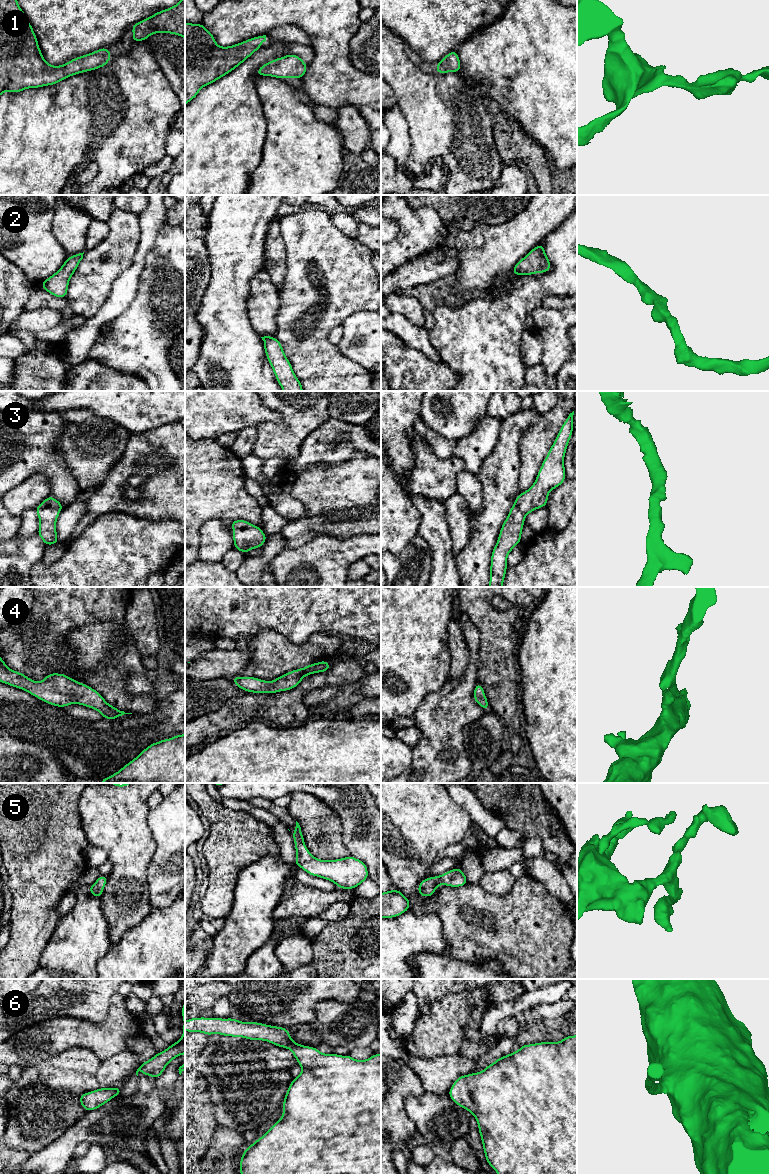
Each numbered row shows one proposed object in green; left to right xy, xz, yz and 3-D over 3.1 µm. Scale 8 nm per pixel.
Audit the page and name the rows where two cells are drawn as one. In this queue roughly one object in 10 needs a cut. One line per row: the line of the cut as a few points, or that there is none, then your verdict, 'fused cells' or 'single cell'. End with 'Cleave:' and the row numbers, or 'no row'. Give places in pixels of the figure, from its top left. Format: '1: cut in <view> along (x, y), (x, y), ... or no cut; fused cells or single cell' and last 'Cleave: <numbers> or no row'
1: no cut; single cell
2: no cut; single cell
3: no cut; single cell
4: no cut; single cell
5: no cut; single cell
6: no cut; single cell
Cleave: no row

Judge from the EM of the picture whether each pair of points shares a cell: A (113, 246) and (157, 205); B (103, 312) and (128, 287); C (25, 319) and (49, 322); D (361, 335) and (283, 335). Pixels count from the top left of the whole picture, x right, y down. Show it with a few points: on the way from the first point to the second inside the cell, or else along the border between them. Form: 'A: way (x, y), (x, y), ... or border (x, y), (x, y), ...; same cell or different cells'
A: border (138, 214), (140, 222), (139, 244); different cells
B: way (109, 306), (122, 293); same cell
C: way (31, 320), (43, 320); same cell
D: border (361, 310), (351, 313), (341, 324); different cells

